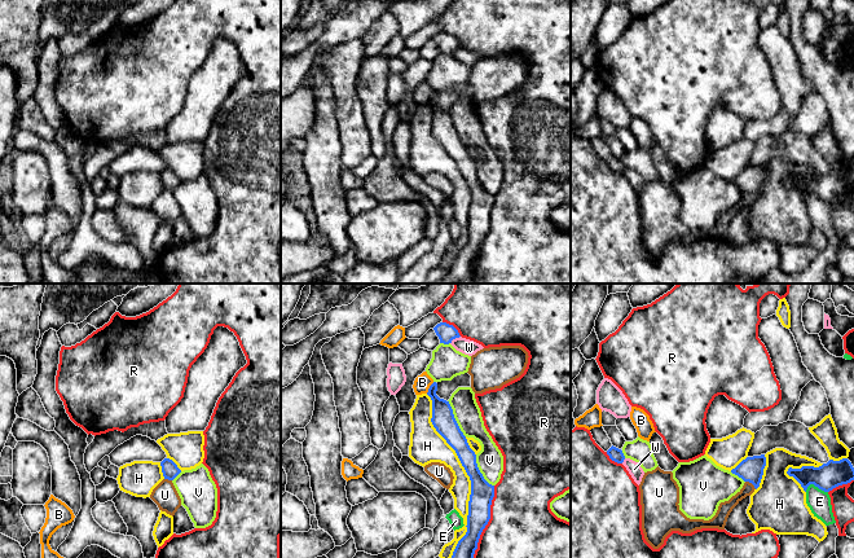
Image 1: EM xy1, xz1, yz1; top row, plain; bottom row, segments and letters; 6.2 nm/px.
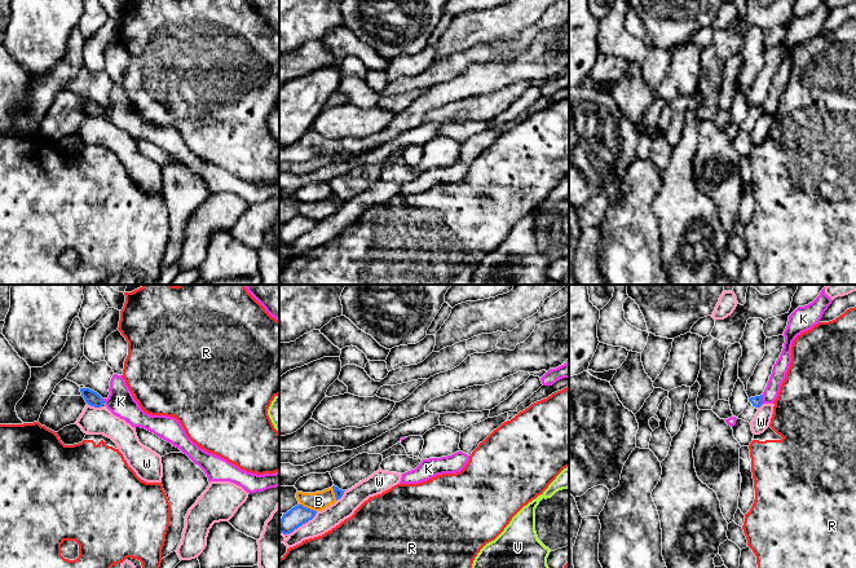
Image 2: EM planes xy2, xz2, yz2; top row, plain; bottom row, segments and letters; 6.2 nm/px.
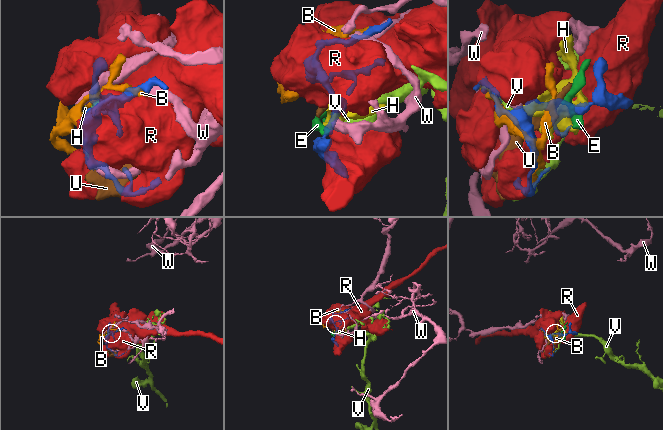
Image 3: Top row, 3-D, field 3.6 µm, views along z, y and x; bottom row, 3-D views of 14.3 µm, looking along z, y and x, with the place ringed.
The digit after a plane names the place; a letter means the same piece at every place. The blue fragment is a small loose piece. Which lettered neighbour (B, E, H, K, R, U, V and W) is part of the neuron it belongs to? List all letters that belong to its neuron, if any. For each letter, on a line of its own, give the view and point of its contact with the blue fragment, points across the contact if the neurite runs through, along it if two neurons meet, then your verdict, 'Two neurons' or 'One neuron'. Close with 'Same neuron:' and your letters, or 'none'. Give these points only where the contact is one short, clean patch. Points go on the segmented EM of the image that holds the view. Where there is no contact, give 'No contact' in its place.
B: Touches blue at xz2 (309, 509). Two neurons
E: Touches blue at yz1 (817, 486). Boundary: yz1 (805, 490), (814, 484), (827, 492). Two neurons
H: Touches blue at xz1 (467, 474). Two neurons
K: Touches blue at yz2 (762, 399). Boundary: yz2 (760, 395), (763, 403). Two neurons
R: Touches blue at xz1 (488, 521). Two neurons
U: Touches blue at yz1 (751, 482). Two neurons
V: Touches blue at xz1 (454, 418). Two neurons
W: Touches blue at xy2 (95, 406). Two neurons
Same neuron: none

